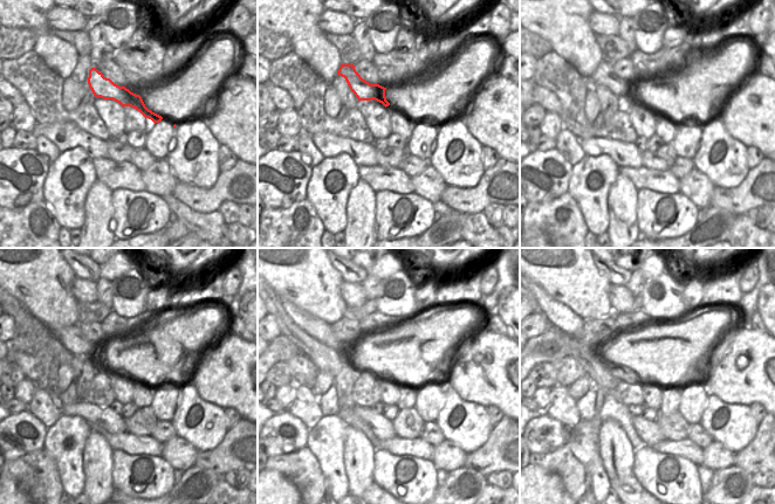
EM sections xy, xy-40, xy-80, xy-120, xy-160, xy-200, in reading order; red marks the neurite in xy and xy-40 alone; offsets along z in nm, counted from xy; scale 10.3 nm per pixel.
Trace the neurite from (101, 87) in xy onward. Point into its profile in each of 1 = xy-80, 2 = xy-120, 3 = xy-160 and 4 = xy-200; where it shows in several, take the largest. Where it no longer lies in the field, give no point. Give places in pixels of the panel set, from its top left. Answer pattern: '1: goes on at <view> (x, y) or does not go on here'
1: goes on at xy-80 (603, 75)
2: goes on at xy-120 (70, 337)
3: goes on at xy-160 (317, 329)
4: goes on at xy-200 (559, 315)

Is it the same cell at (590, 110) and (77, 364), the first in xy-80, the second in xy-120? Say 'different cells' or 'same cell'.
different cells

